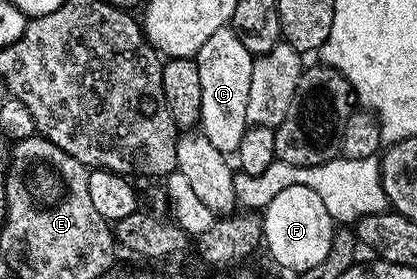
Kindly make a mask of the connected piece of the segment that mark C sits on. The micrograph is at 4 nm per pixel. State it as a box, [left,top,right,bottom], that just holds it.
[196,28,255,155]

